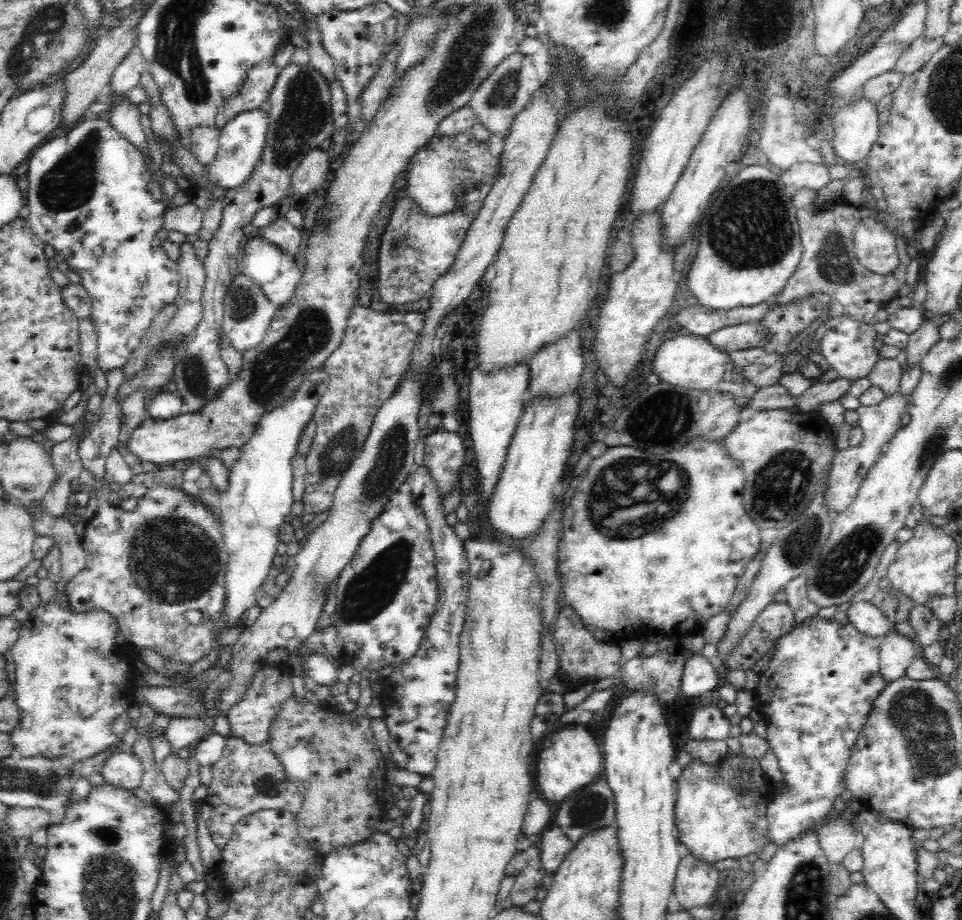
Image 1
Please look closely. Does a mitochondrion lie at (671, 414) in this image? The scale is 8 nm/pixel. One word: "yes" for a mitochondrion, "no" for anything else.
yes

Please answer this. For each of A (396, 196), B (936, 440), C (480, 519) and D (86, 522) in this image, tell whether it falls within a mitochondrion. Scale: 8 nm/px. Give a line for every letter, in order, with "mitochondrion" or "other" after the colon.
A: other
B: mitochondrion
C: other
D: other

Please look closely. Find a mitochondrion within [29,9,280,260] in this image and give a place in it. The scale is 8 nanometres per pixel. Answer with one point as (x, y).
(70, 183)

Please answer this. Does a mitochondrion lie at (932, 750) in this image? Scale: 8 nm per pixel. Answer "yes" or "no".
yes

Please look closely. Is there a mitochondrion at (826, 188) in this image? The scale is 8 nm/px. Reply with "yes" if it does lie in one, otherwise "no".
no

